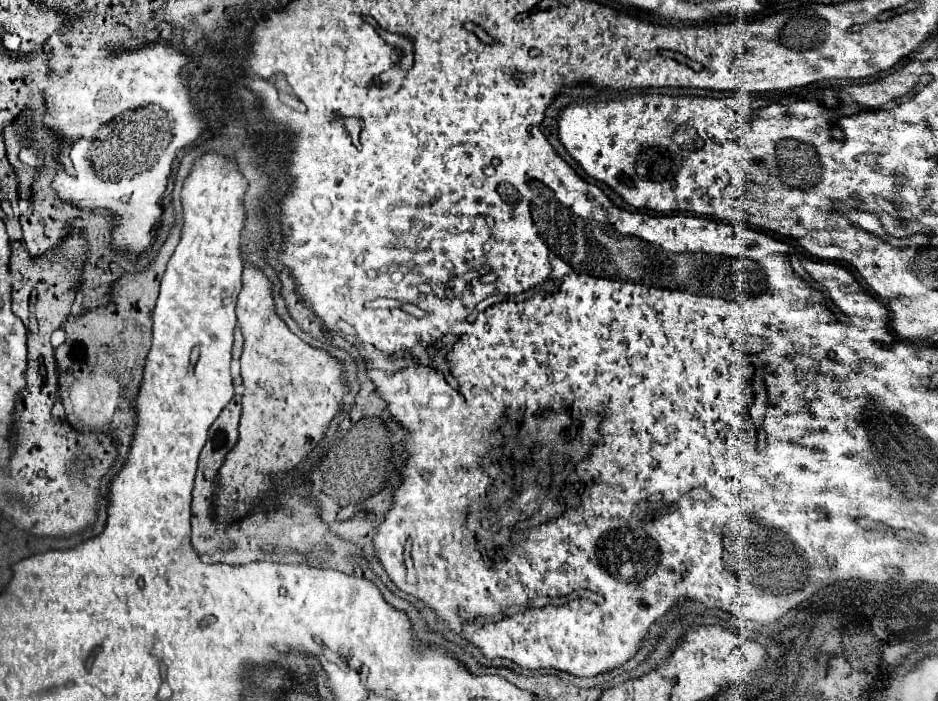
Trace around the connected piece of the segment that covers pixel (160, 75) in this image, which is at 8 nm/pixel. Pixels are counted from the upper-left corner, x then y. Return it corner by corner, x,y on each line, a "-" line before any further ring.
66,43
52,45
52,73
46,87
46,113
50,125
58,129
72,145
74,175
58,173
54,187
62,199
68,199
84,209
102,209
114,215
116,227
112,233
112,245
118,251
130,251
132,255
144,253
152,241
152,229
162,221
160,199
166,189
166,181
176,157
176,151
192,143
208,127
180,77
180,69
188,63
188,57
172,49
168,43
154,43
140,51
120,53
118,57
104,57
102,53
90,53
84,49
72,49

